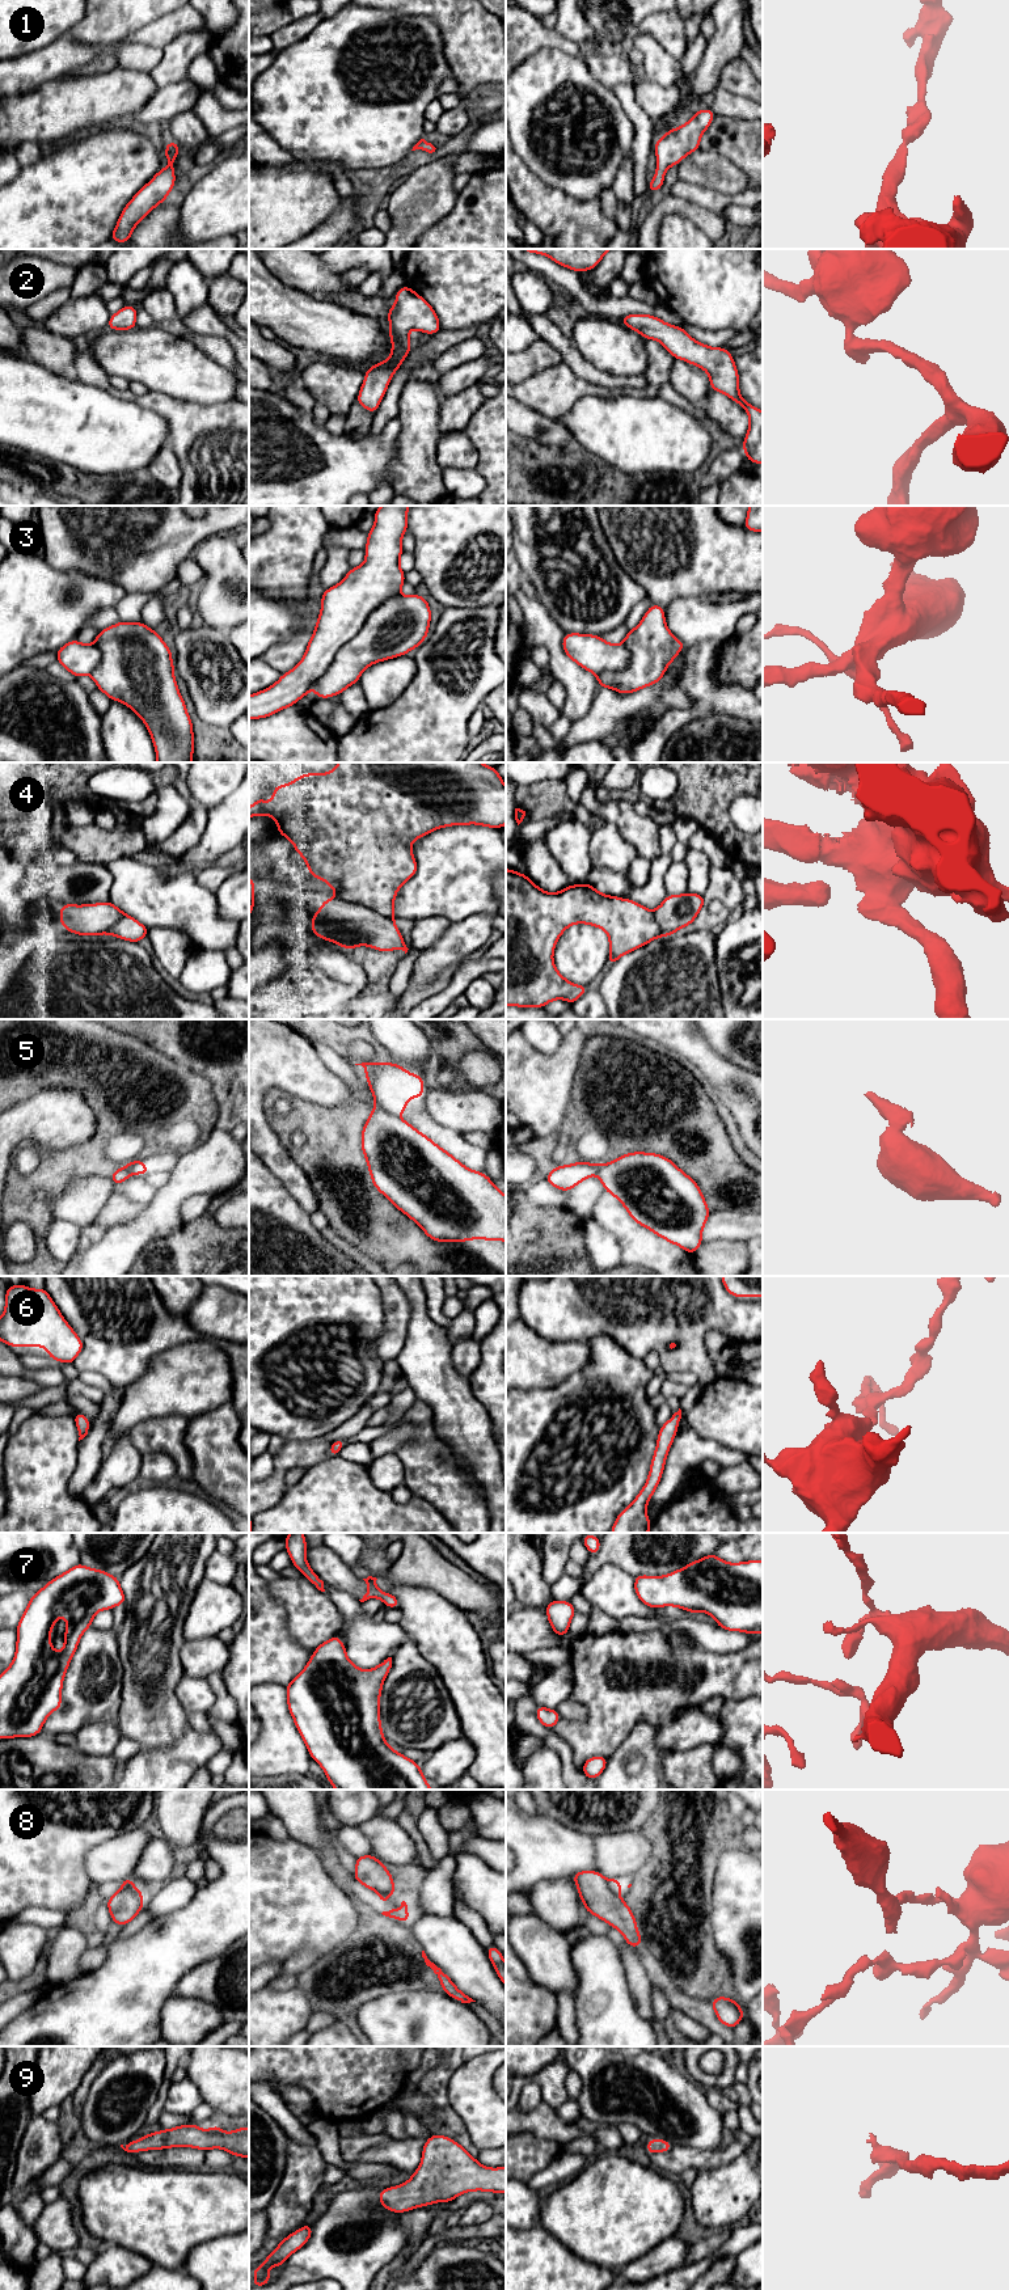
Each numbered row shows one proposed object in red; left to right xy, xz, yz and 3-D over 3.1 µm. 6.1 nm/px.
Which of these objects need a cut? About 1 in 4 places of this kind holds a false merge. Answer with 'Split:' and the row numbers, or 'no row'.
Split: 5, 8

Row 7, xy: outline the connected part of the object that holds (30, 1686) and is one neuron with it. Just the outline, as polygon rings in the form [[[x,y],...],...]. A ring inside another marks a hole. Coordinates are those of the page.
[[[81,1563],[56,1576],[30,1597],[16,1628],[16,1655],[0,1674],[0,1738],[33,1737],[42,1732],[48,1715],[63,1704],[63,1680],[81,1635],[92,1626],[92,1619],[100,1610],[113,1610],[124,1604],[118,1577]],[[59,1617],[67,1618],[67,1626],[64,1647],[56,1653],[50,1634]]]

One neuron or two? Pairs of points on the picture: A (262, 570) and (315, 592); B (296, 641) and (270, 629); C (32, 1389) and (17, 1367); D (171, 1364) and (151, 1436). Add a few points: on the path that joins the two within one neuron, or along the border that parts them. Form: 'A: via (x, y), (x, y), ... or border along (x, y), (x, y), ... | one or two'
A: border along (313, 573), (307, 595) | two
B: border along (304, 611), (300, 626), (264, 655) | two
C: border along (13, 1374), (30, 1378), (43, 1388) | two
D: border along (188, 1418), (152, 1416), (127, 1429) | two

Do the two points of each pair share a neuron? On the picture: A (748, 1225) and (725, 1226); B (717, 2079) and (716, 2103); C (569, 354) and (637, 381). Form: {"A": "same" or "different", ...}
{"A": "same", "B": "different", "C": "same"}

